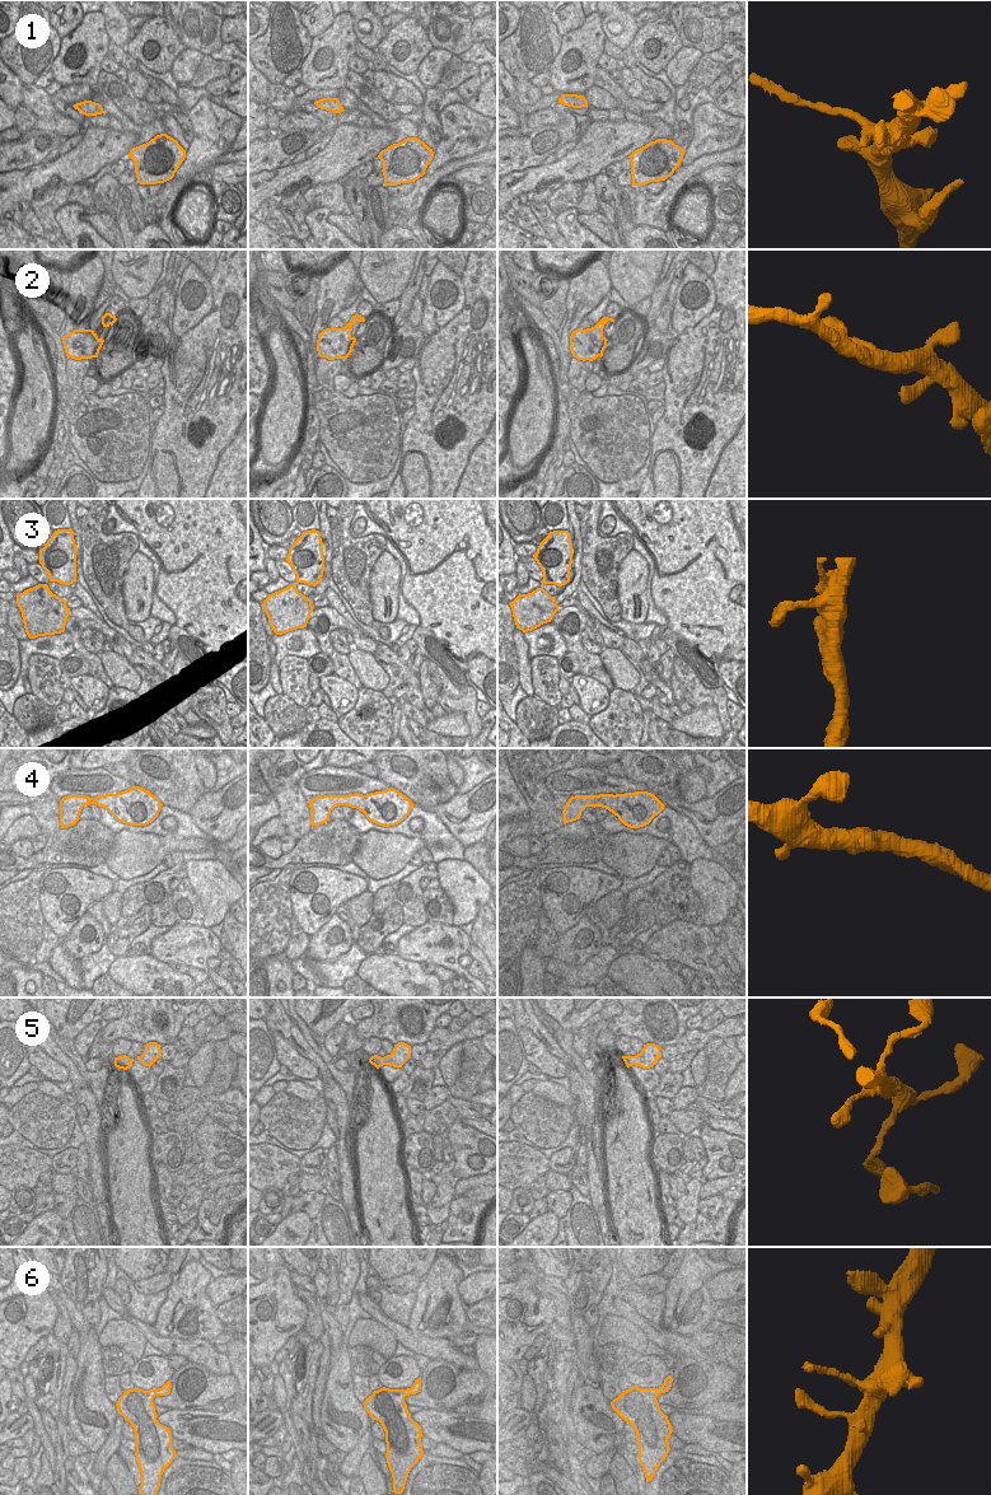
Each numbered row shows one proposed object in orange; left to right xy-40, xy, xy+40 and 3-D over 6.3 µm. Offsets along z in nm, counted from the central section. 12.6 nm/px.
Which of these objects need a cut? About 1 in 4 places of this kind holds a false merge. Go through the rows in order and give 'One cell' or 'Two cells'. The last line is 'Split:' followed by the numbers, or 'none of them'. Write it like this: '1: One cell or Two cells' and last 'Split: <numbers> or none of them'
1: Two cells
2: One cell
3: One cell
4: One cell
5: One cell
6: Two cells
Split: 1, 6.

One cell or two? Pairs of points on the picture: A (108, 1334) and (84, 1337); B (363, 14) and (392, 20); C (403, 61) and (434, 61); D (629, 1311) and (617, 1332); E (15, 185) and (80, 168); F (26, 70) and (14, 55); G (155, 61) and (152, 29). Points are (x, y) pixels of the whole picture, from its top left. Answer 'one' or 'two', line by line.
A: two
B: two
C: two
D: two
E: one
F: one
G: one

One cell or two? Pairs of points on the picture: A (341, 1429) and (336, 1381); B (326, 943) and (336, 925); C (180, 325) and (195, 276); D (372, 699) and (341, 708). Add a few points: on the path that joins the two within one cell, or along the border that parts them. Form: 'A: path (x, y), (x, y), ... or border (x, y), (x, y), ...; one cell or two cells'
A: path (344, 1418), (349, 1412), (339, 1402), (339, 1392); one cell
B: path (331, 938), (332, 929); one cell
C: path (191, 313), (197, 307), (190, 297), (192, 288); one cell
D: border (359, 690), (355, 705), (339, 715); two cells

